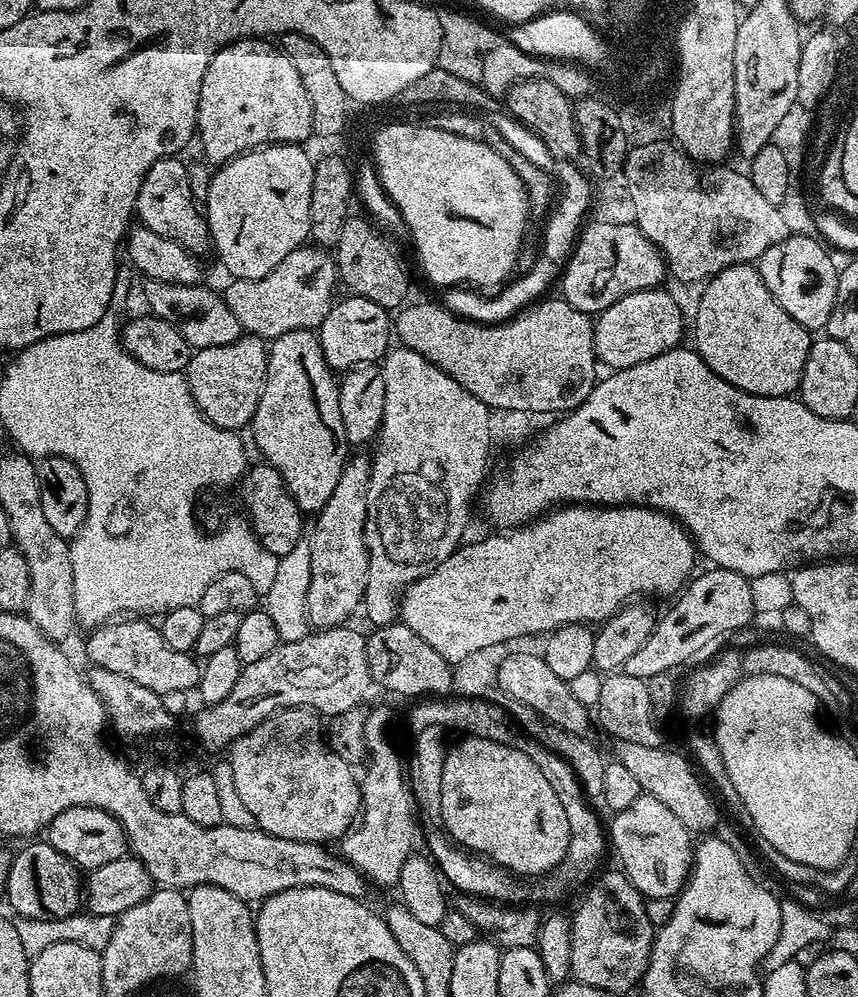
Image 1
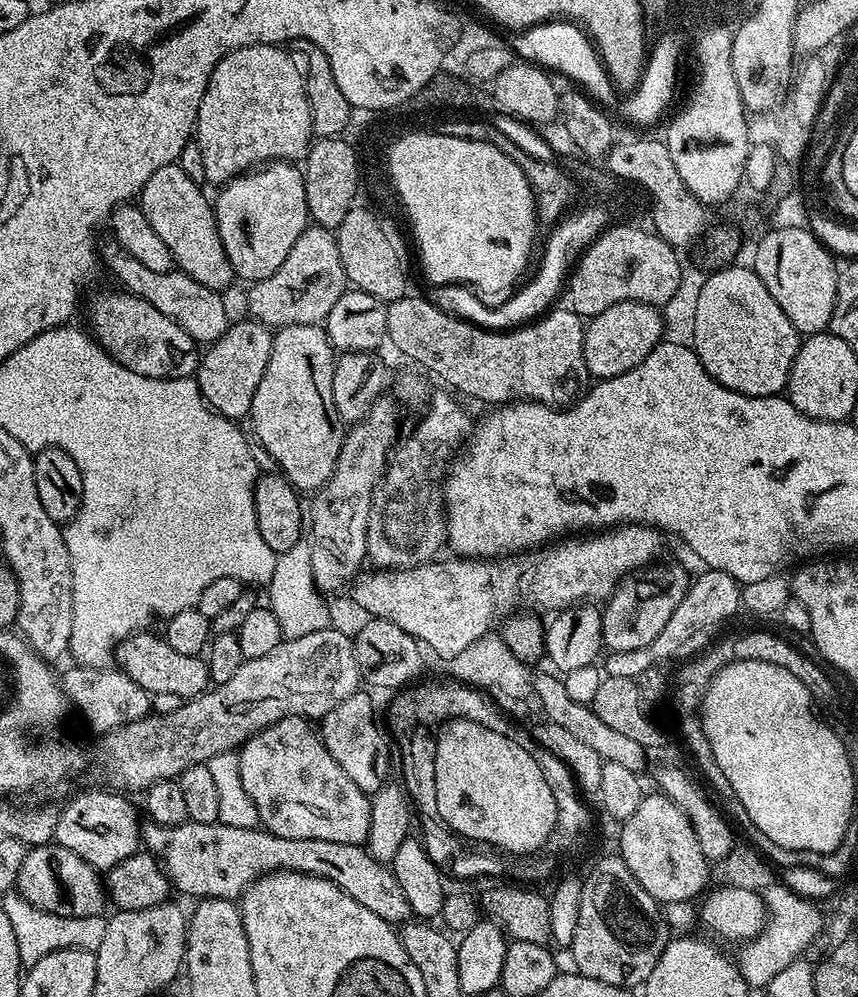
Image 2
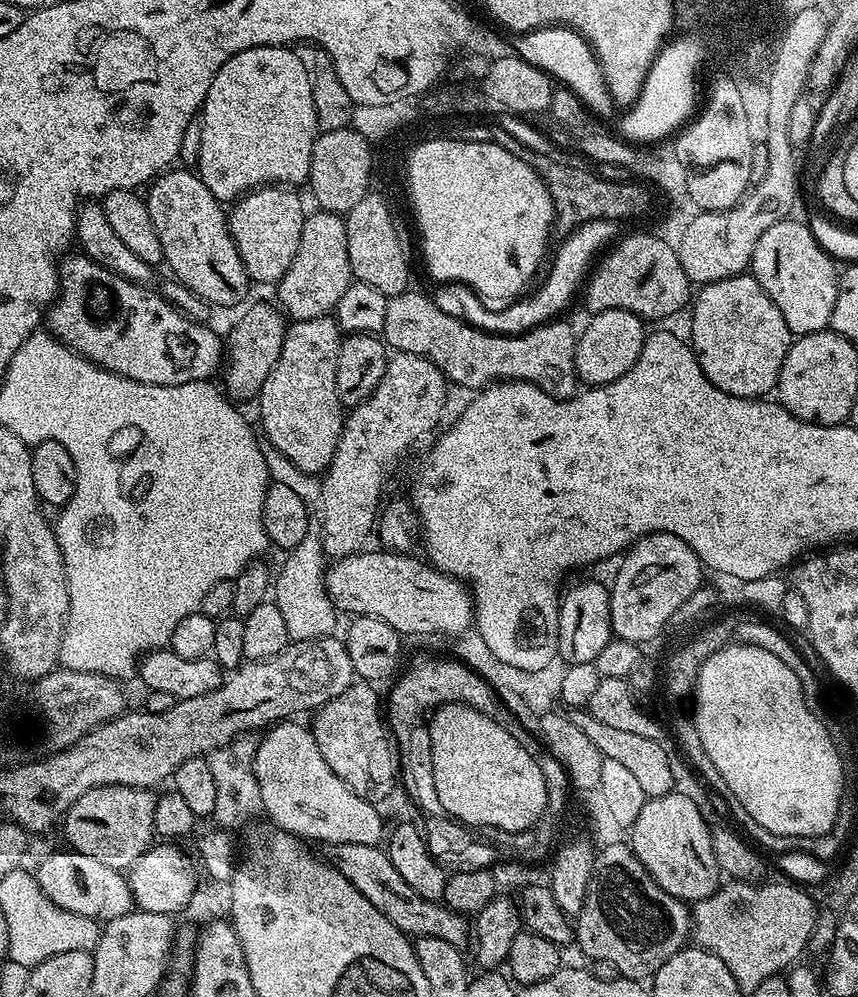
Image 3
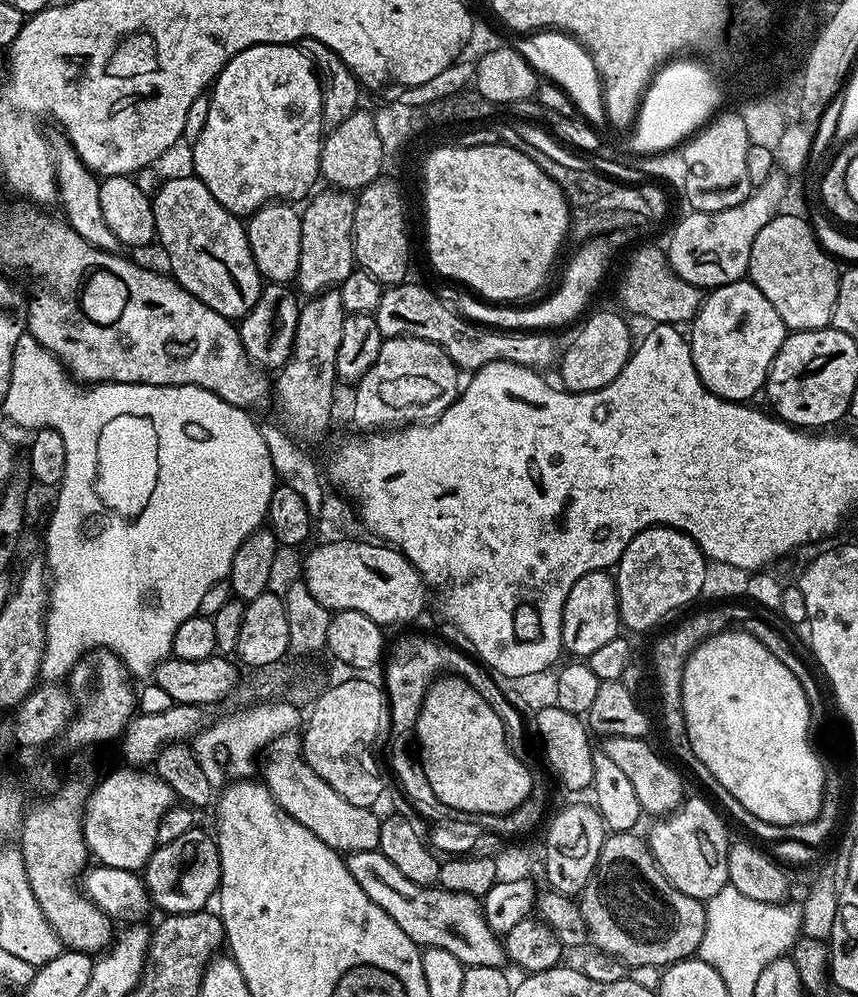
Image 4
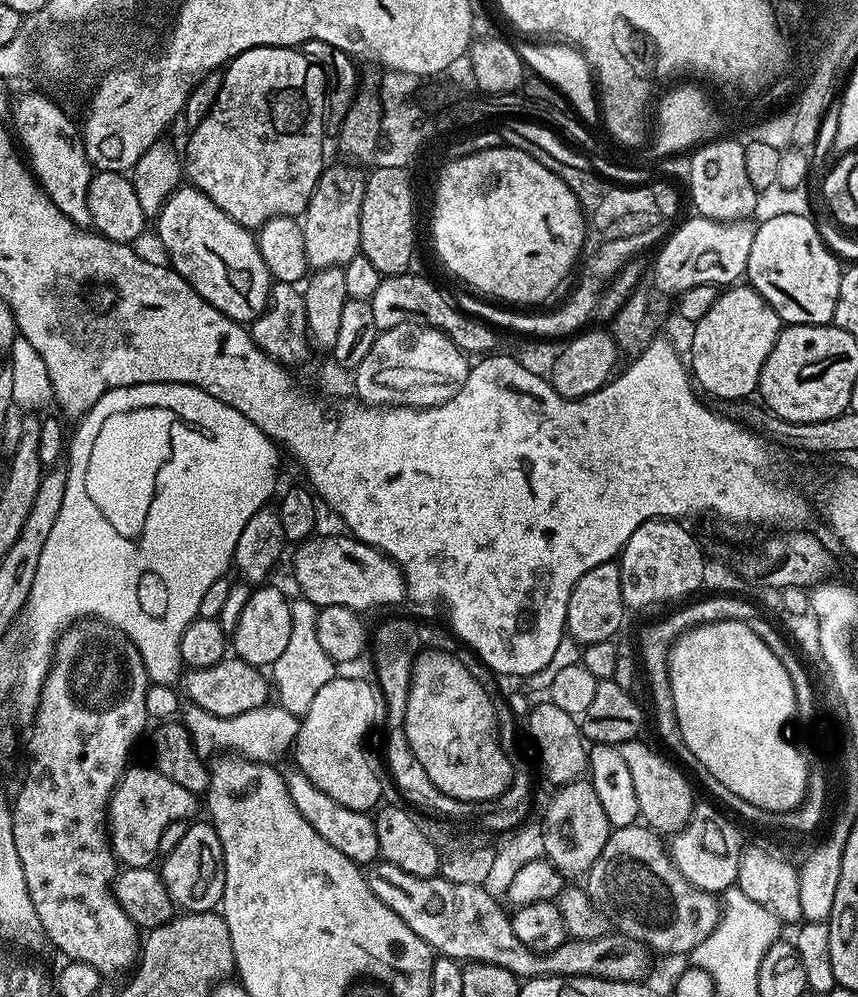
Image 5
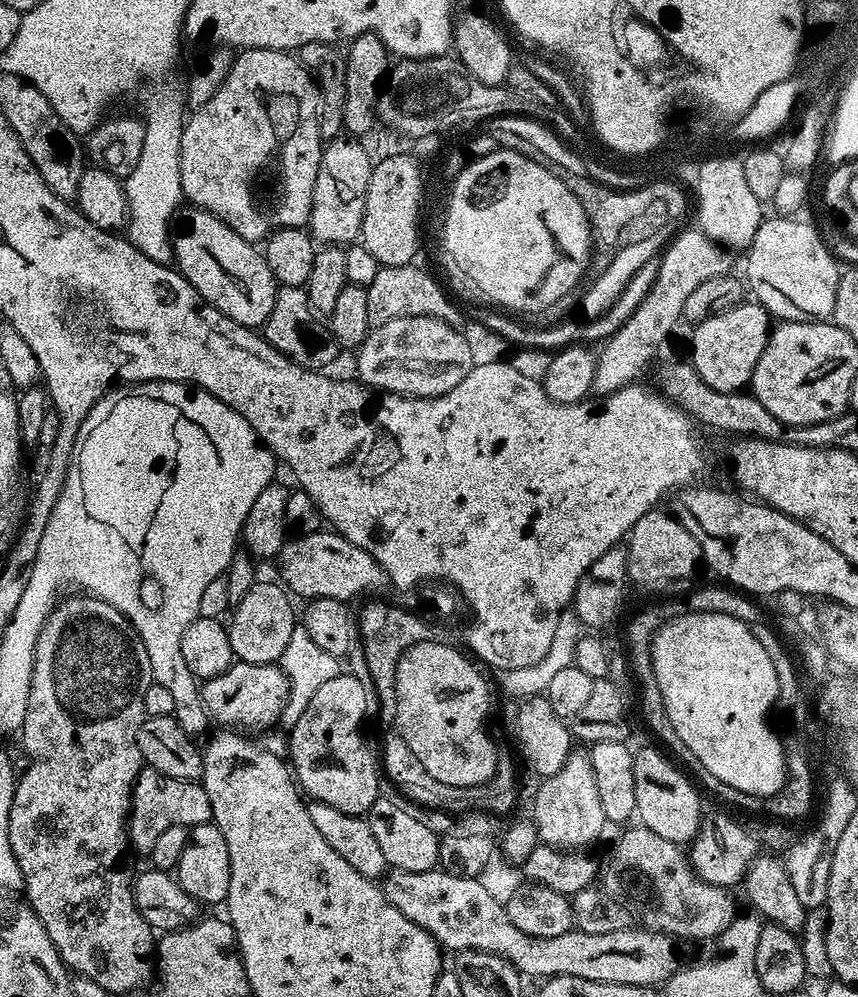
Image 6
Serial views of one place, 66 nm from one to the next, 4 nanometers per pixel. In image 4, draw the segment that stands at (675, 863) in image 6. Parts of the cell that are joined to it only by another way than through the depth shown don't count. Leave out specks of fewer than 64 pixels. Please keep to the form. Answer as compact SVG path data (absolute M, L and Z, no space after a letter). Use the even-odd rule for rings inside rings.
M635 831L605 835L598 862L579 901L580 913L584 925L588 927L588 940L596 943L606 955L613 956L632 968L648 967L660 970L699 953L702 934L706 930L706 910L701 901L682 894L682 890L678 890L668 881L654 854L649 850L647 839L643 835L636 835Z

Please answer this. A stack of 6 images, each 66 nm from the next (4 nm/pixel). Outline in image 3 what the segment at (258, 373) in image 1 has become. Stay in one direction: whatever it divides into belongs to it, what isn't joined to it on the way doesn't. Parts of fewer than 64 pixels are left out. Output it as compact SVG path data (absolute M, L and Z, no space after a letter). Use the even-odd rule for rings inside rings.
M275 303L272 304L250 305L249 308L237 318L236 325L229 330L228 340L226 336L226 368L228 364L228 373L224 376L222 388L233 401L255 401L257 397L259 397L262 382L270 374L270 370L274 370L274 362L278 362L278 358L282 354L282 342L286 338L289 321L286 319L285 313L281 311Z

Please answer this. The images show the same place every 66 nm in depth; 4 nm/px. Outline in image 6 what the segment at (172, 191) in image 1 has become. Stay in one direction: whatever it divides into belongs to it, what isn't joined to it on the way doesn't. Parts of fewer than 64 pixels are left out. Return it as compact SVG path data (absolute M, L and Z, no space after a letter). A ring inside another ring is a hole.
M191 206L185 207L183 212L170 240L175 267L190 282L190 286L198 290L201 298L208 304L213 304L222 314L226 314L226 318L243 328L263 329L264 323L270 318L270 310L274 310L278 287L270 266L264 261L263 251L253 241L246 240L234 230L230 230L230 226L226 226L226 222L222 222L214 214Z

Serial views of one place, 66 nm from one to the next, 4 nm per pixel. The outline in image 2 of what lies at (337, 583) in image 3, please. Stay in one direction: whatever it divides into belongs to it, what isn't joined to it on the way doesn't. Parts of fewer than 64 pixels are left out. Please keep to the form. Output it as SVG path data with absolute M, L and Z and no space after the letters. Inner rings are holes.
M621 524L599 534L576 534L571 538L561 538L531 554L495 560L440 558L413 568L364 570L351 581L350 592L352 588L352 600L362 611L368 612L364 614L377 620L389 620L394 622L394 626L402 626L402 630L419 640L429 653L437 652L447 661L472 642L489 635L496 623L497 627L519 609L516 608L519 604L529 604L532 610L545 608L548 614L555 614L573 604L607 601L621 580L637 570L647 569L657 559L655 556L660 552L660 539L661 533L647 524Z

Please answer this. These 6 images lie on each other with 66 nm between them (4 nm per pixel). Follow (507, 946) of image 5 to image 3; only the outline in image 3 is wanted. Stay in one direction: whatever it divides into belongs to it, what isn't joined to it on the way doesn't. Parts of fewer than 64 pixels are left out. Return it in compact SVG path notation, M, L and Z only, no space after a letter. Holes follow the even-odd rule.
M338 842L325 844L322 848L323 859L370 902L370 906L377 908L398 930L409 938L429 936L442 938L457 946L464 946L470 940L470 924L461 913L435 900L422 898L422 894L414 894L410 886L406 886L402 874L394 870L394 862L390 862L387 851L380 846L362 846L359 842Z

